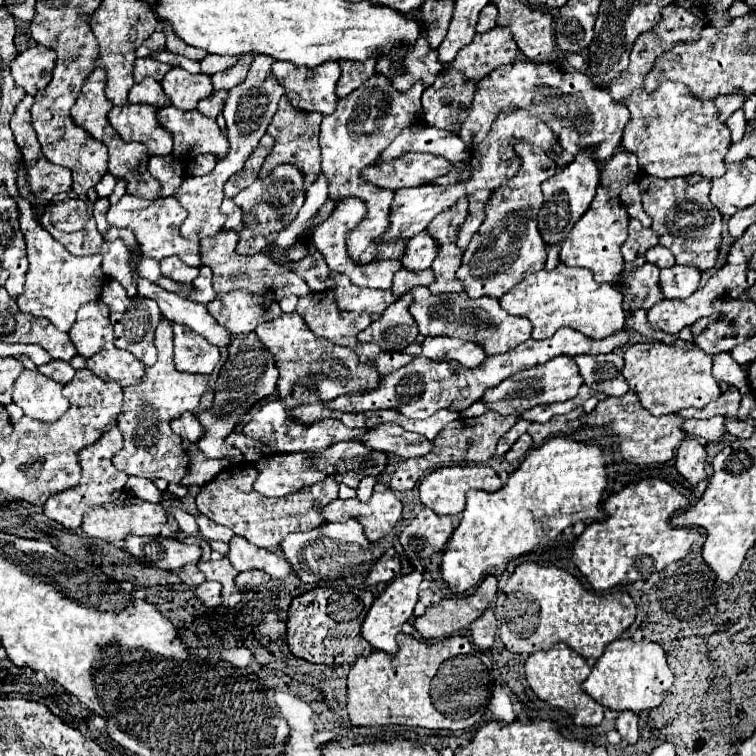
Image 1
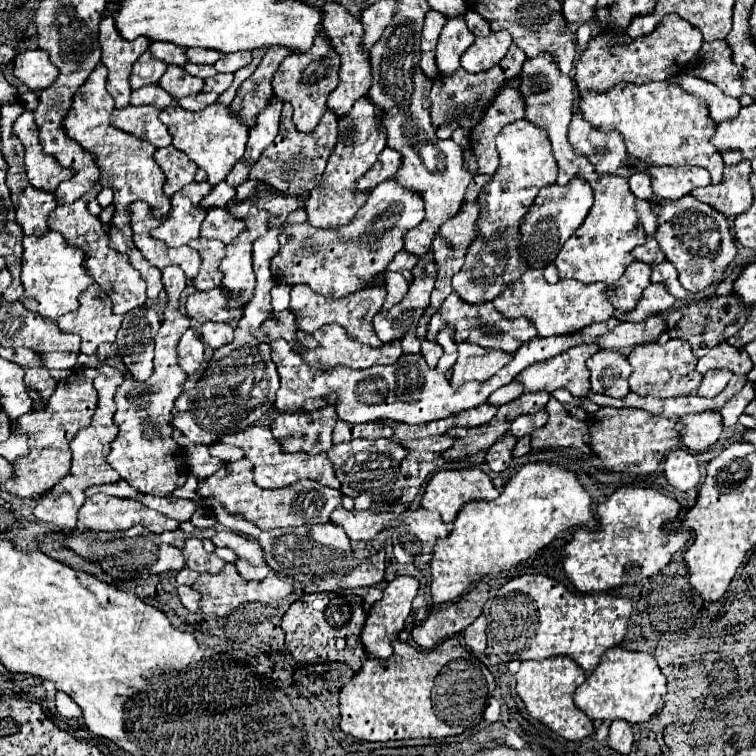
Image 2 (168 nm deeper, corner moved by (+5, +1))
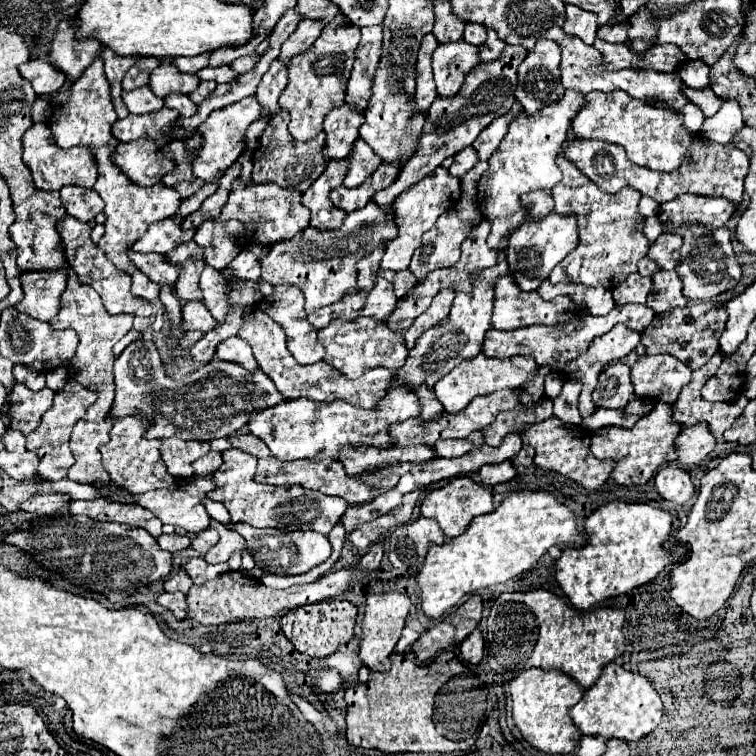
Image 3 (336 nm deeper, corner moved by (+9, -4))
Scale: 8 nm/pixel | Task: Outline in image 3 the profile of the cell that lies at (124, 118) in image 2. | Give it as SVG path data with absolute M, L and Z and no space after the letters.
M163 107L153 113L145 113L145 115L127 115L125 119L113 125L113 137L123 143L137 141L137 139L161 141L161 129L165 125L171 125L177 117L179 113L169 107Z

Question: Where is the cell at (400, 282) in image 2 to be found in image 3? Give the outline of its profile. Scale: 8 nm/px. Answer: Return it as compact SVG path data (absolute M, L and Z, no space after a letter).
M377 277L375 287L369 293L369 299L365 301L365 307L359 311L359 315L369 315L377 321L385 321L389 313L393 313L397 305L397 297L393 295L393 287L389 281Z

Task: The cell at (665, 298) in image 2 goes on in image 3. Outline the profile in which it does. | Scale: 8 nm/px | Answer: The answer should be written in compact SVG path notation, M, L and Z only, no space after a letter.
M625 305L625 309L613 309L611 313L603 315L603 317L579 317L573 319L569 323L563 325L555 325L555 327L547 327L547 325L531 325L531 327L523 327L523 329L515 329L515 331L497 331L491 329L485 337L485 345L483 345L483 355L487 357L497 357L497 359L507 359L513 355L531 355L539 365L549 365L551 371L565 367L567 363L571 363L573 359L577 359L581 353L585 353L589 349L589 343L597 337L607 333L613 325L617 323L625 323L629 325L629 329L635 331L643 331L651 321L653 321L655 313L653 309L649 309L647 305Z

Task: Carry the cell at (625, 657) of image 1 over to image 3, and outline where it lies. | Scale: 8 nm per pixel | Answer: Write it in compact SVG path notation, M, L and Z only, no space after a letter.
M609 663L595 685L583 693L583 699L569 709L569 715L581 735L601 735L603 739L621 739L631 743L647 737L659 725L663 703L649 679L639 673L625 671L617 663Z

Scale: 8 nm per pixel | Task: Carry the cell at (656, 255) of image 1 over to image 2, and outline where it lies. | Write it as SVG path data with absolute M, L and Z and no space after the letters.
M663 260L661 264L653 264L651 268L653 268L651 282L665 284L669 288L669 292L675 294L677 300L685 300L687 298L687 292L681 288L681 284L677 280L677 270L673 268L673 264L669 260Z

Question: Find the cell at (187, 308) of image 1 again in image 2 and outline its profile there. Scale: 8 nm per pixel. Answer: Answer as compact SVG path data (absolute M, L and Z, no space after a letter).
M203 322L199 332L201 332L201 340L211 346L211 348L221 348L223 344L233 340L233 324L217 324L217 322Z

